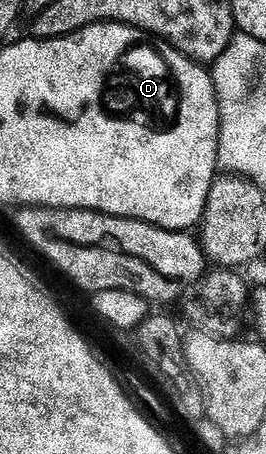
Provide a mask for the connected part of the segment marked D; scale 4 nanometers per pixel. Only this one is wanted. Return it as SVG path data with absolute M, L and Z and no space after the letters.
M136 29L131 44L108 71L98 103L99 111L111 122L130 123L130 126L136 126L147 134L174 135L178 124L180 80L171 48L159 45L145 31Z

